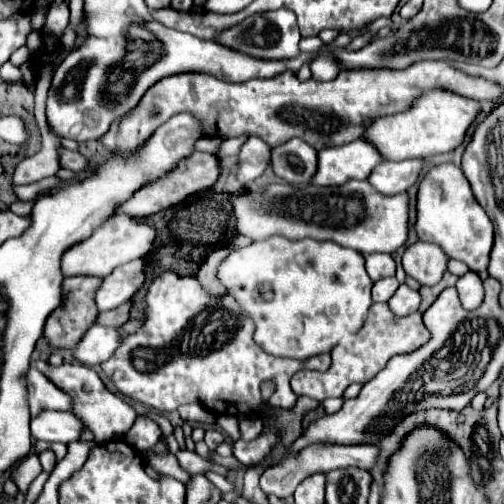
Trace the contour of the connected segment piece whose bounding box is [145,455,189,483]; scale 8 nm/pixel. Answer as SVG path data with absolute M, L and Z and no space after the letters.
M147 455L147 463L161 475L169 475L179 479L181 483L189 481L189 473L179 465L179 461L173 455Z

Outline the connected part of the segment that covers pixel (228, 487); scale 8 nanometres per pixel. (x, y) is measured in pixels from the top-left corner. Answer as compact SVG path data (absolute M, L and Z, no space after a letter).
M207 471L205 477L207 477L219 491L233 491L233 485L231 485L223 475L219 475L219 473L215 473L215 471Z

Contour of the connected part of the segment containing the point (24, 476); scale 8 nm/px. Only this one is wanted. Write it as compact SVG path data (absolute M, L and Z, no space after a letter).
M31 453L29 457L25 457L25 461L21 461L15 469L13 469L13 479L19 487L21 493L27 493L29 485L35 481L35 477L43 471L41 463L39 463L39 457L35 453Z

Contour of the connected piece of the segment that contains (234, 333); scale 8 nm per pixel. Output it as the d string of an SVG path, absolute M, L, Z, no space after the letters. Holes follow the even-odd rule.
M173 271L161 273L147 291L145 297L145 323L131 335L123 337L111 359L101 363L103 373L113 381L115 389L147 407L157 411L175 411L183 403L199 403L211 411L227 415L257 415L261 405L261 385L263 381L275 383L275 393L269 403L275 407L293 407L297 395L291 391L291 377L301 369L327 371L331 367L329 353L309 357L307 361L279 359L267 355L253 341L253 323L241 311L237 301L229 295L215 297L201 289L195 277L177 277ZM217 399L225 403L225 411L217 407Z

